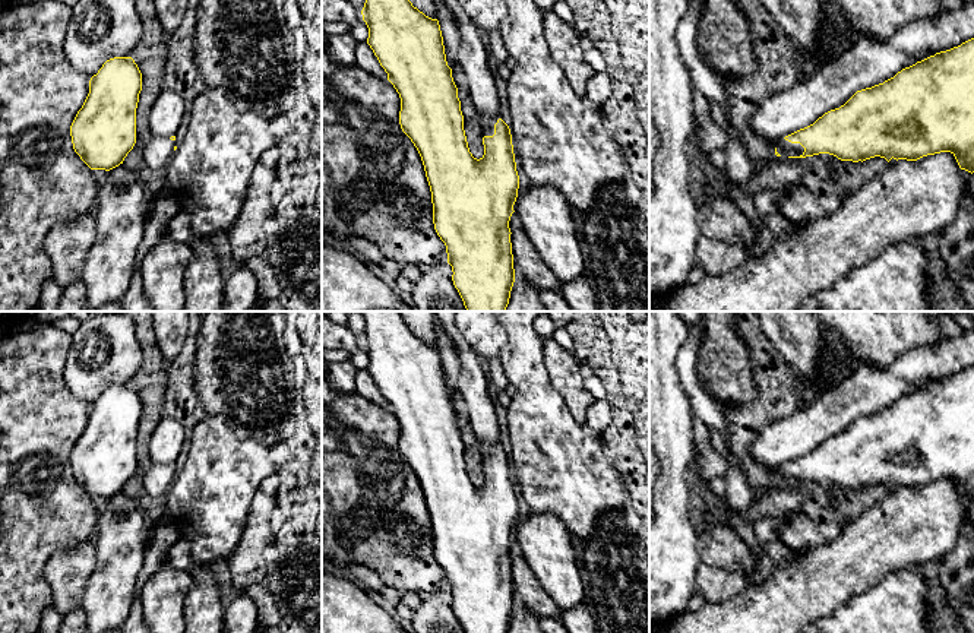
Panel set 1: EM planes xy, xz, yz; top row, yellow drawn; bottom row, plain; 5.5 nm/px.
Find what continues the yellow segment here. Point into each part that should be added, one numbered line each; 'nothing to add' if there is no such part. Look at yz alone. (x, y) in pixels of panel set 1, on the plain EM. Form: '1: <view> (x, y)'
1: yz (784, 475)

